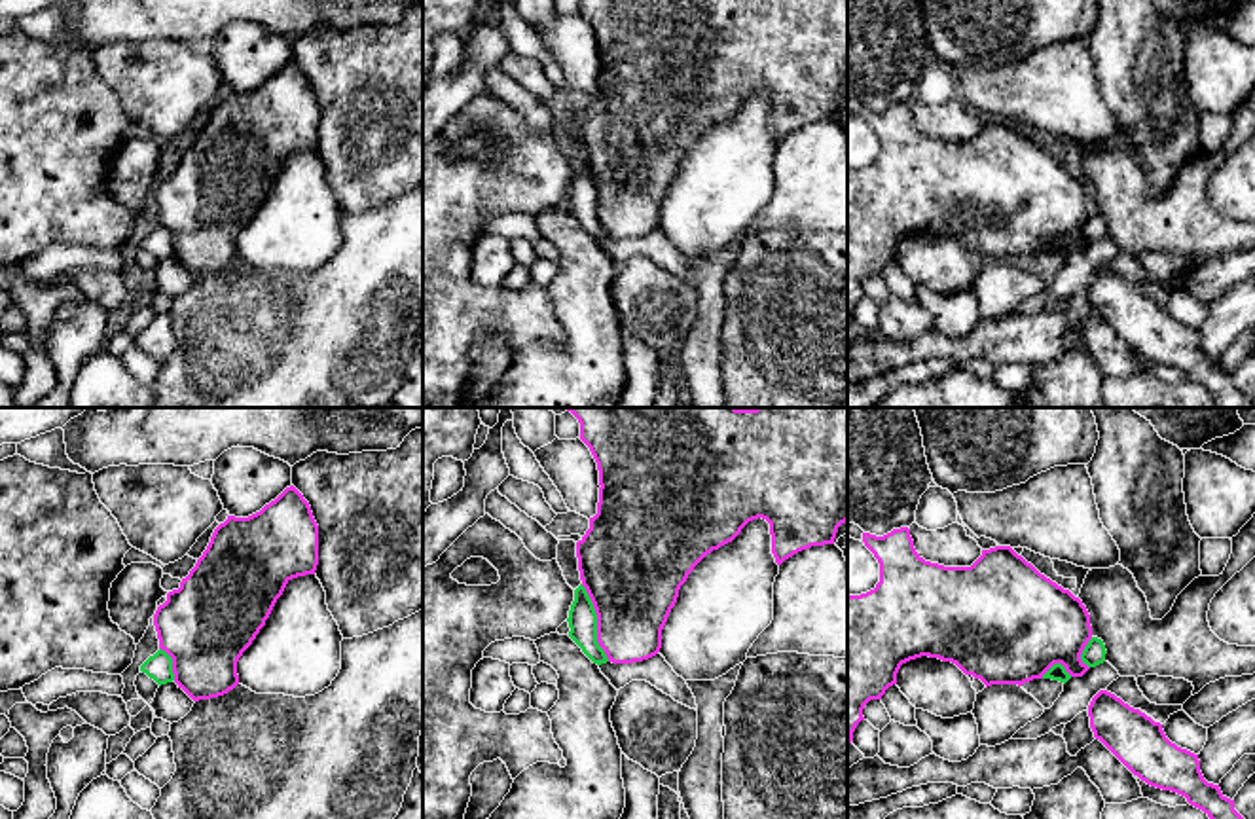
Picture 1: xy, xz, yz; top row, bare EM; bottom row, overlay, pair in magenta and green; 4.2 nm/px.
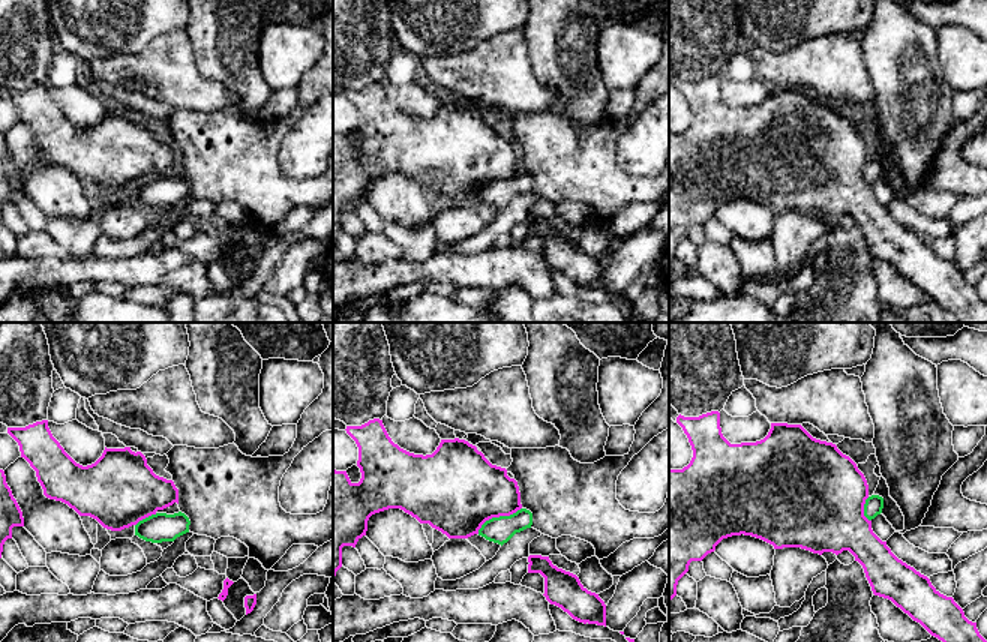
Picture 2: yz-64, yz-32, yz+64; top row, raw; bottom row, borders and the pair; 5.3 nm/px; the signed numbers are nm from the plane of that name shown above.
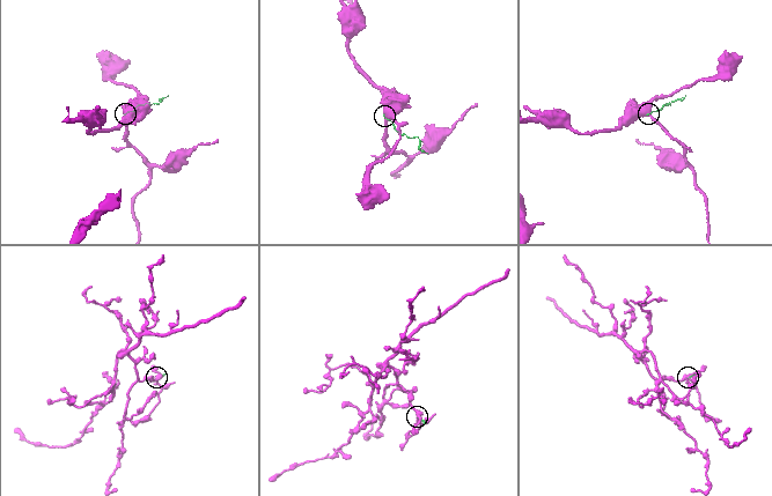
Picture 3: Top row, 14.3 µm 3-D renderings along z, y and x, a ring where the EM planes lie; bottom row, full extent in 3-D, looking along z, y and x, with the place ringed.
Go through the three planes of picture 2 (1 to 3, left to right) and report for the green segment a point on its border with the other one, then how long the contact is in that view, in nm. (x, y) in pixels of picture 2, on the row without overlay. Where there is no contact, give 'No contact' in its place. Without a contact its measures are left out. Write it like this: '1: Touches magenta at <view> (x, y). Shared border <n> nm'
1: Touches magenta at yz-64 (146, 180). Shared border 140 nm
2: Touches magenta at yz-32 (497, 180). Shared border 280 nm
3: Touches magenta at yz+64 (863, 173). Shared border 140 nm

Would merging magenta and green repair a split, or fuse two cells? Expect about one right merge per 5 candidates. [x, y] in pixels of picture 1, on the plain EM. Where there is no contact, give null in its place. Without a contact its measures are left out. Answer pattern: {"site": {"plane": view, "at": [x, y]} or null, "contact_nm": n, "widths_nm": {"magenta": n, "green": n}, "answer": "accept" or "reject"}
{"site": {"plane": "xz", "at": [598, 198]}, "contact_nm": 340, "widths_nm": {"magenta": 400, "green": 130}, "answer": "reject"}

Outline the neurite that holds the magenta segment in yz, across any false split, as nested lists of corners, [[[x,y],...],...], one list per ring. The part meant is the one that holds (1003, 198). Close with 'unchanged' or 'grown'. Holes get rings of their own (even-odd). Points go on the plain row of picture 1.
[[[908,102],[893,104],[883,112],[863,108],[864,121],[880,138],[880,157],[874,165],[847,169],[847,318],[870,275],[882,275],[885,265],[897,260],[902,239],[929,231],[955,239],[965,250],[980,254],[986,264],[991,260],[1018,260],[1043,250],[1062,239],[1071,252],[1082,252],[1090,243],[1081,229],[1092,214],[1090,190],[1082,176],[1064,165],[1031,138],[1018,131],[1010,121],[982,125],[971,142],[944,142],[925,136],[914,123]]]; unchanged

